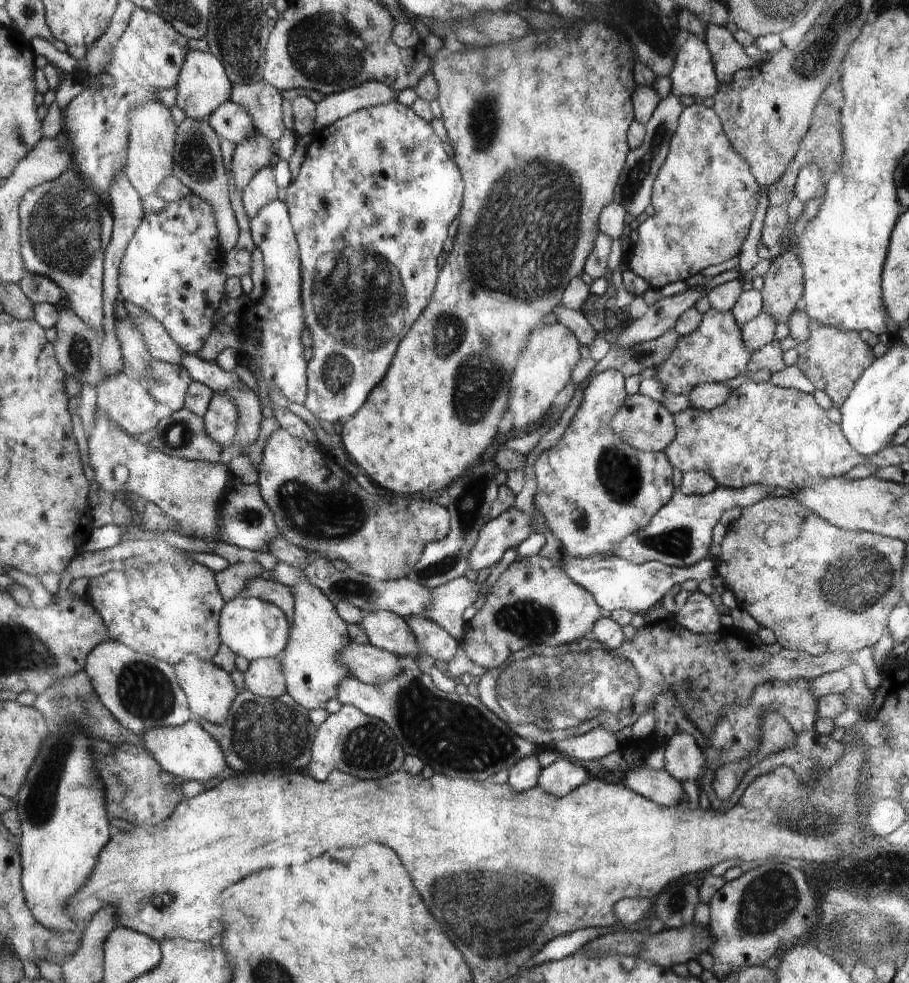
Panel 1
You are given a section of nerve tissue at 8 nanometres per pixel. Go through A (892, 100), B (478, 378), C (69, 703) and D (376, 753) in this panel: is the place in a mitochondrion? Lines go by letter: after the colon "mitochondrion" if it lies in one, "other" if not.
A: other
B: mitochondrion
C: mitochondrion
D: mitochondrion

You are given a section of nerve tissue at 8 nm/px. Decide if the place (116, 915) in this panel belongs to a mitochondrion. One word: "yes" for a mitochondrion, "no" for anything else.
no

